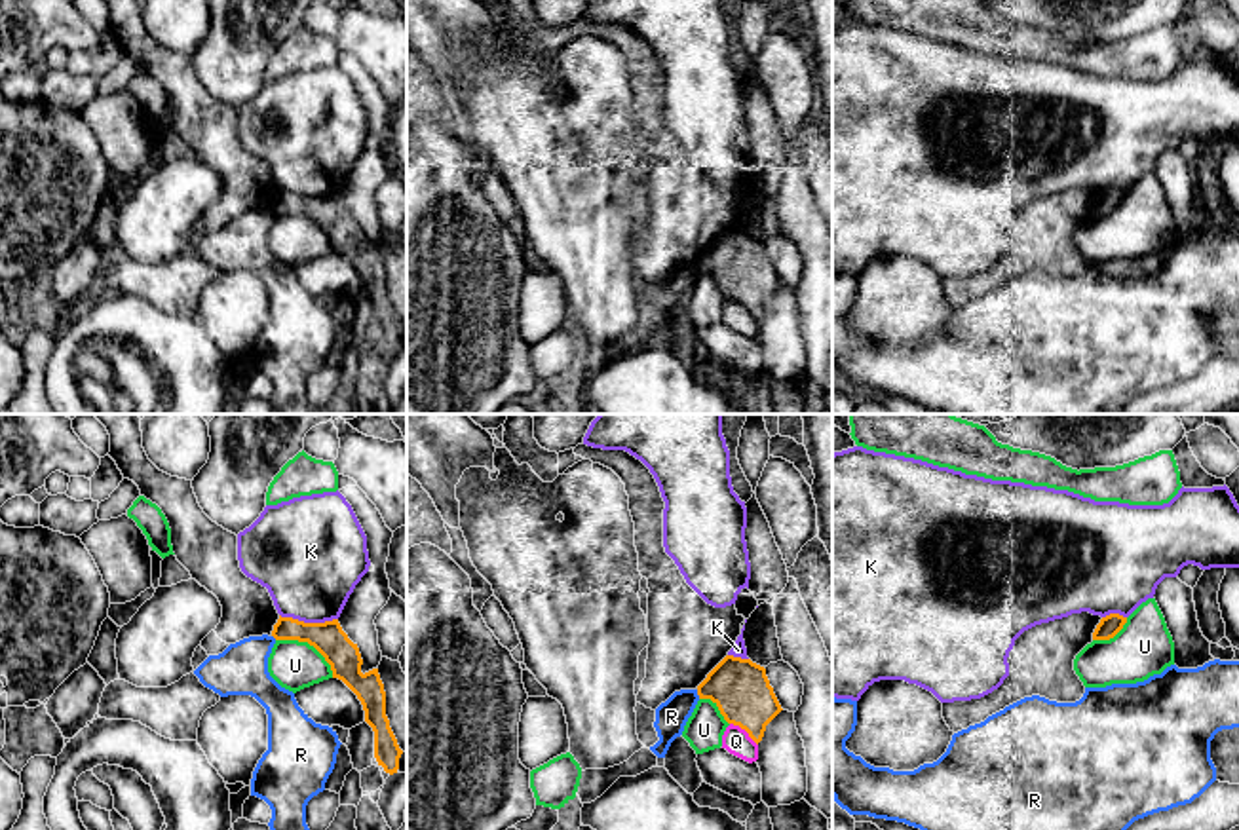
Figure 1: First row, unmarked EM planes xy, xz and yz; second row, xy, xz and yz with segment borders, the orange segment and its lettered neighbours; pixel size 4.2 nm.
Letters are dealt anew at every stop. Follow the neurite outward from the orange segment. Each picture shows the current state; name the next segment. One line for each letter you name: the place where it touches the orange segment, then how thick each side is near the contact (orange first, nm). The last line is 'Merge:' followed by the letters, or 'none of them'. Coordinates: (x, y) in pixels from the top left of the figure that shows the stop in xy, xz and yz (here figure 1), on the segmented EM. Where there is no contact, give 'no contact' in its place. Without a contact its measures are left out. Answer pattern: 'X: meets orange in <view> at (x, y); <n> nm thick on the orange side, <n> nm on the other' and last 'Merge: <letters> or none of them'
Merge: none of them

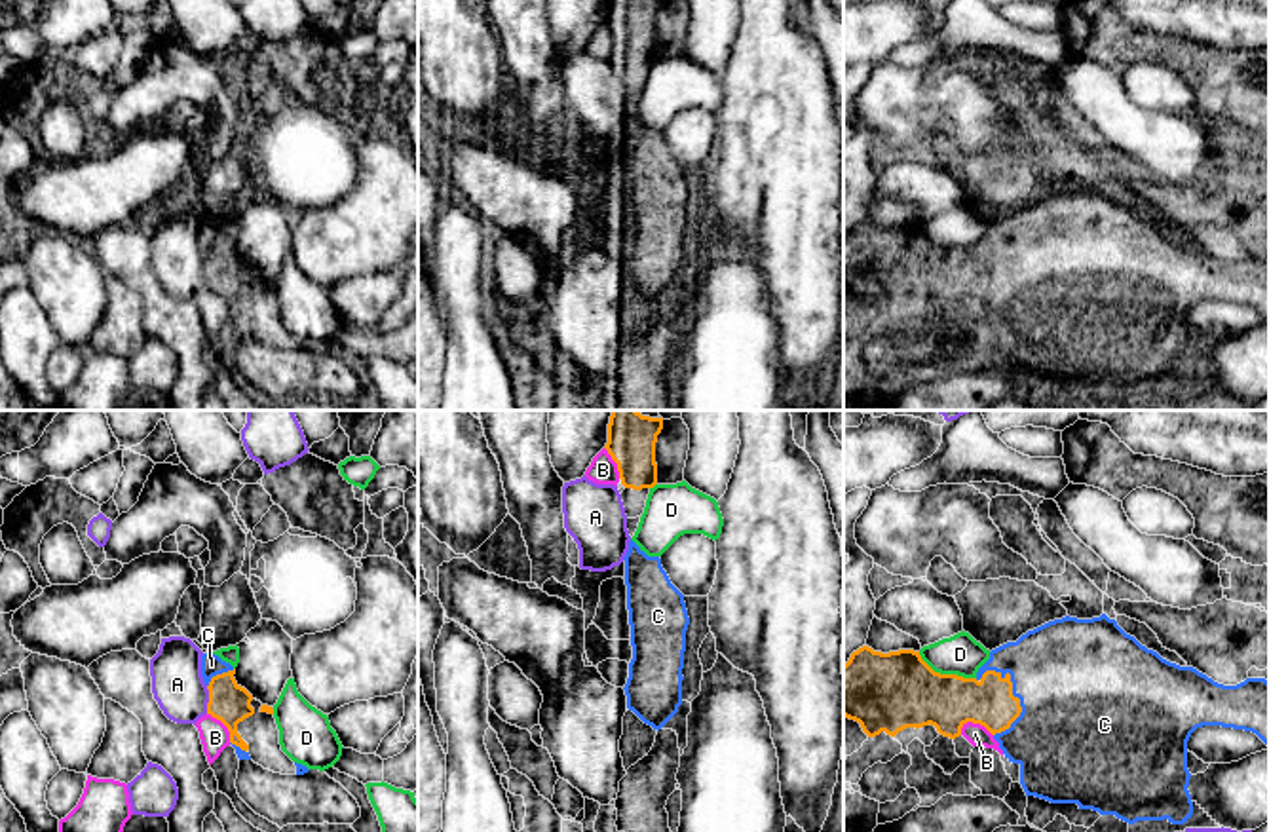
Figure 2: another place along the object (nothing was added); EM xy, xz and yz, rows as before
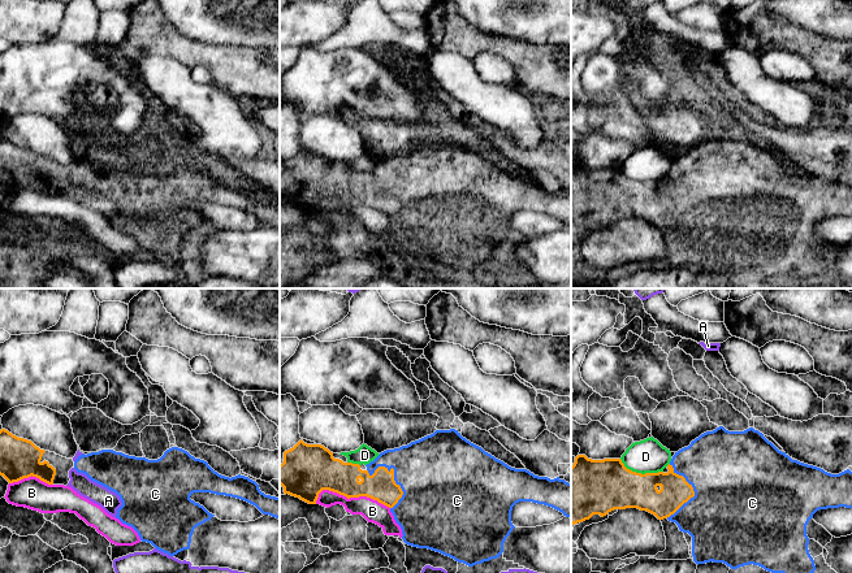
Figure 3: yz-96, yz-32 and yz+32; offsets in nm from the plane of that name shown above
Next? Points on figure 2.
C: meets orange in yz at (1017, 698); 200 nm thick on the orange side, 480 nm on the other
Merge: C

